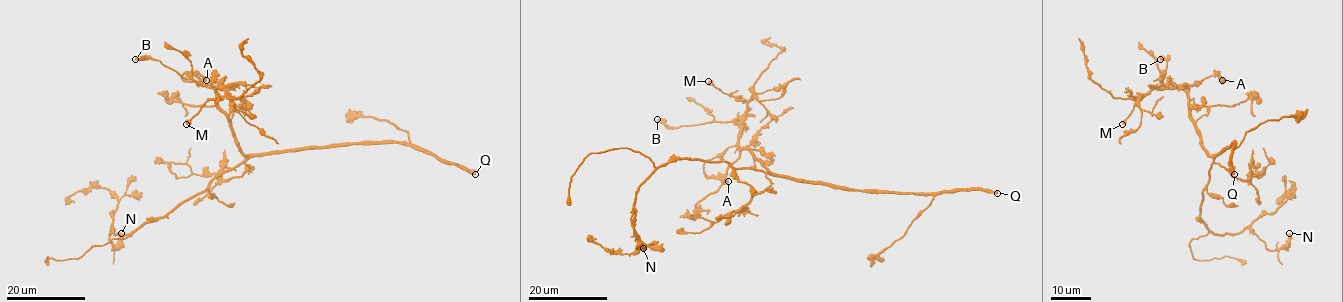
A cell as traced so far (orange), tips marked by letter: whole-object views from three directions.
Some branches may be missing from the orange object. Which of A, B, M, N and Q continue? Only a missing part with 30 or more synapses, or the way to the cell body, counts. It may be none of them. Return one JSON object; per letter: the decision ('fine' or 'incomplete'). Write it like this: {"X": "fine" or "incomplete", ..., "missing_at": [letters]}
{"A": "fine", "B": "fine", "M": "fine", "N": "fine", "Q": "incomplete", "missing_at": ["Q"]}

